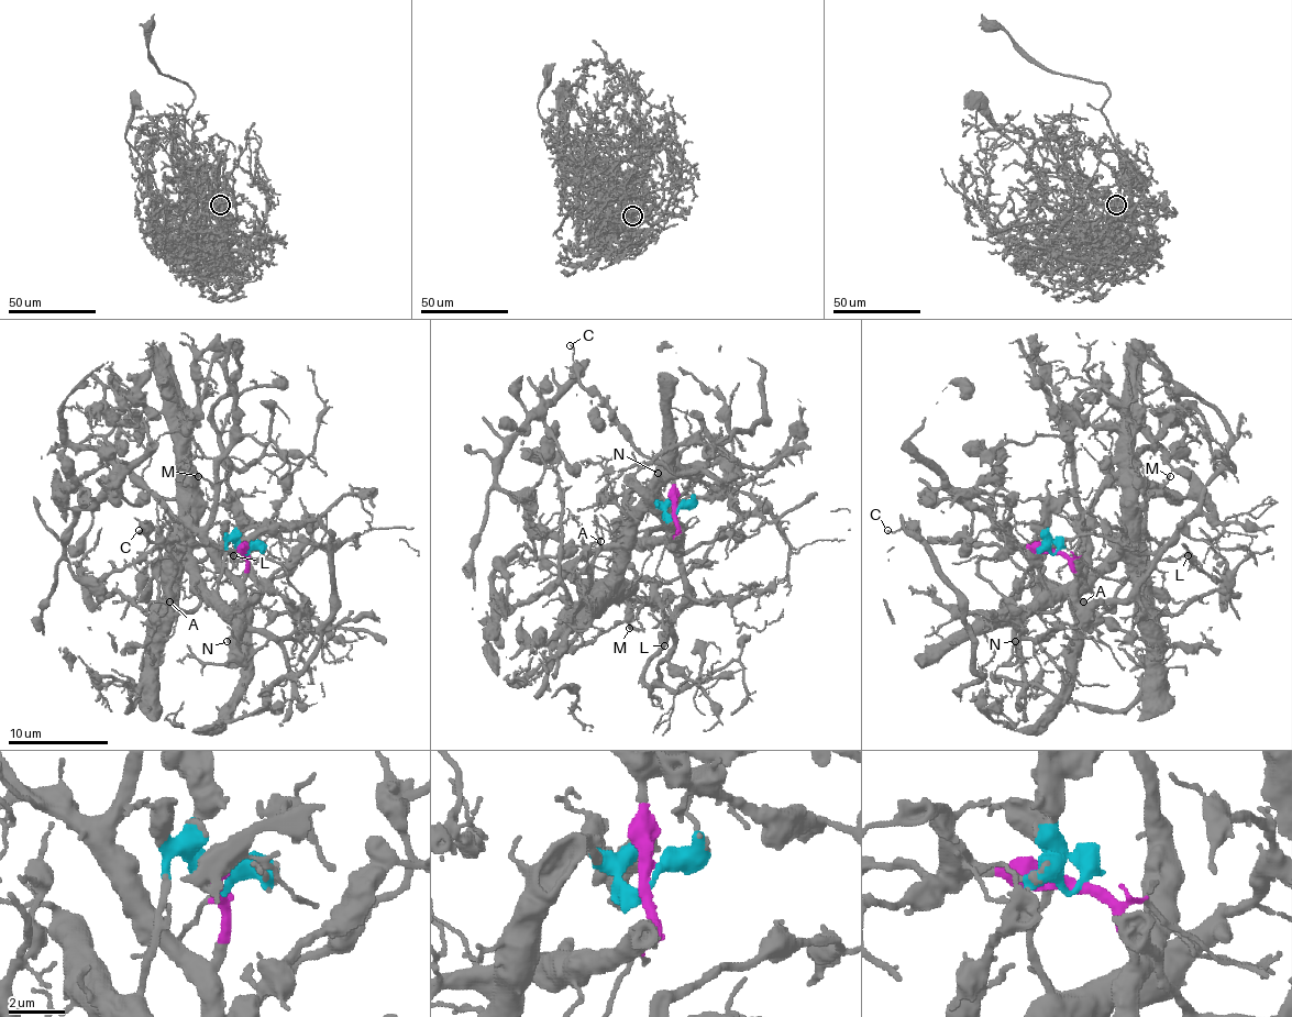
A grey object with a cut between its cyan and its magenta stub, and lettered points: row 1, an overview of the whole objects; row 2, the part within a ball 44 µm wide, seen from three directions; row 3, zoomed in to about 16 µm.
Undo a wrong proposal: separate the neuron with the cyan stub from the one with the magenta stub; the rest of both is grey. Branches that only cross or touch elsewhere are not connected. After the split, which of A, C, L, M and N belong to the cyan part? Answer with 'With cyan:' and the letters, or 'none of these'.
With cyan: L, M, N

